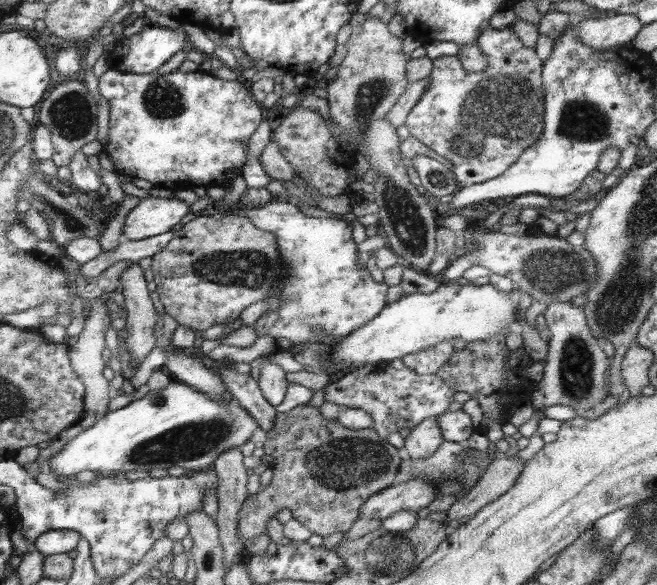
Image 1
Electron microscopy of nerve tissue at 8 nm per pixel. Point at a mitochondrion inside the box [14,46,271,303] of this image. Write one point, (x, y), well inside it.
(71, 115)

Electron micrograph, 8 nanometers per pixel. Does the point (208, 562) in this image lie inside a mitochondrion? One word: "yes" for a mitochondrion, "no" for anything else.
no

